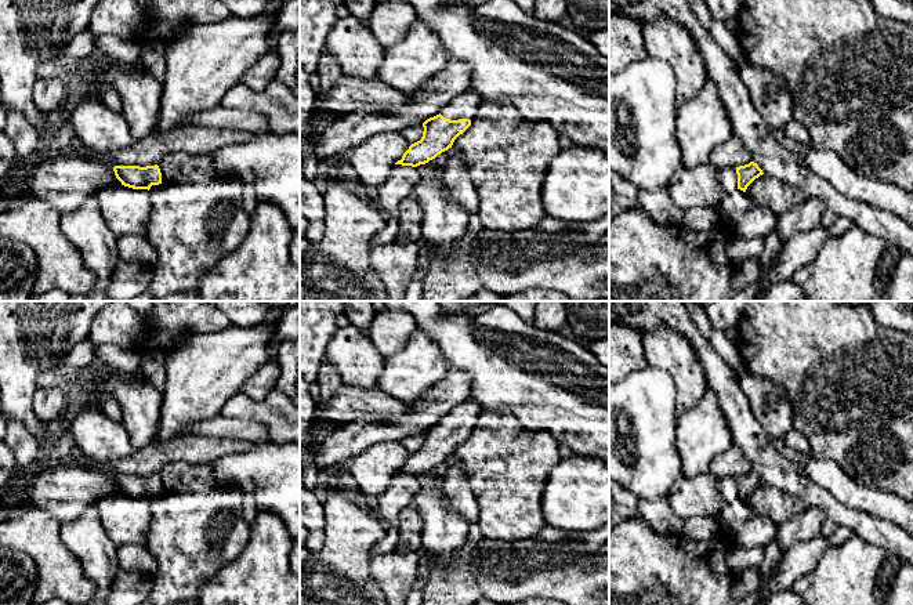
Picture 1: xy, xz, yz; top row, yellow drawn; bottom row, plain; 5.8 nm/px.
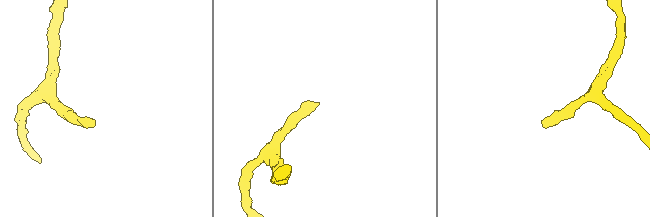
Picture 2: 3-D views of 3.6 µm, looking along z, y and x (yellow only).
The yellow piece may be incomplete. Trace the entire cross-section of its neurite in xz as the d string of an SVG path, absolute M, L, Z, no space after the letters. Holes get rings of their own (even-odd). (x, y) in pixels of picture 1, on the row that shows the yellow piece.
M474 88L457 95L439 115L423 123L421 140L412 144L395 164L417 167L452 148L454 140L471 126L471 119L483 102Z

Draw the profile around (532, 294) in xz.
M529 289L508 297L504 297L503 301L572 301L569 297L561 291L551 289Z

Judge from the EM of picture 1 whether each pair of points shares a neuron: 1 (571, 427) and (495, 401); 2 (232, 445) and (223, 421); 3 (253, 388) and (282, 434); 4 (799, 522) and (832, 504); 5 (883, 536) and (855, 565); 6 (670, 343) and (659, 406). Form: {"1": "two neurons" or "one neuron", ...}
{"1": "one neuron", "2": "two neurons", "3": "two neurons", "4": "two neurons", "5": "two neurons", "6": "two neurons"}

